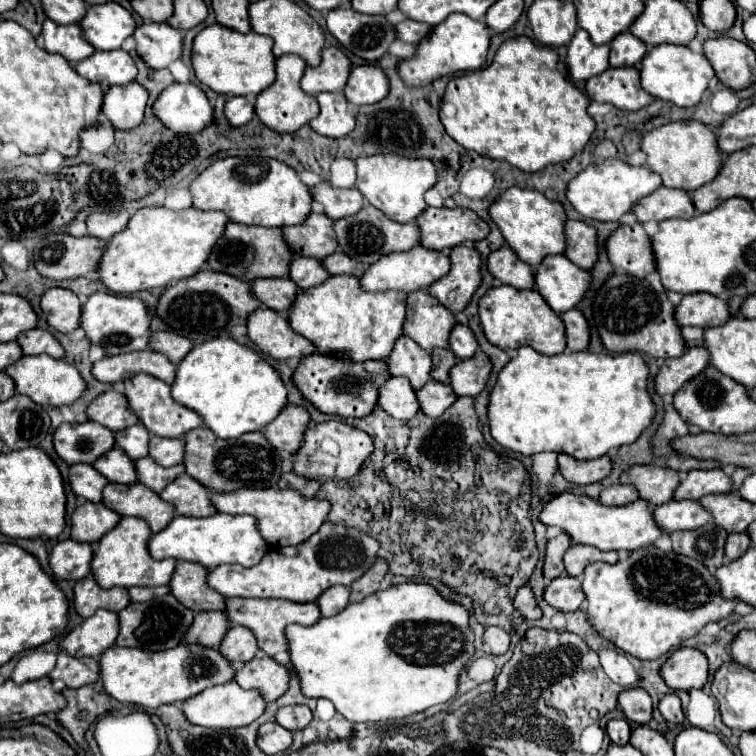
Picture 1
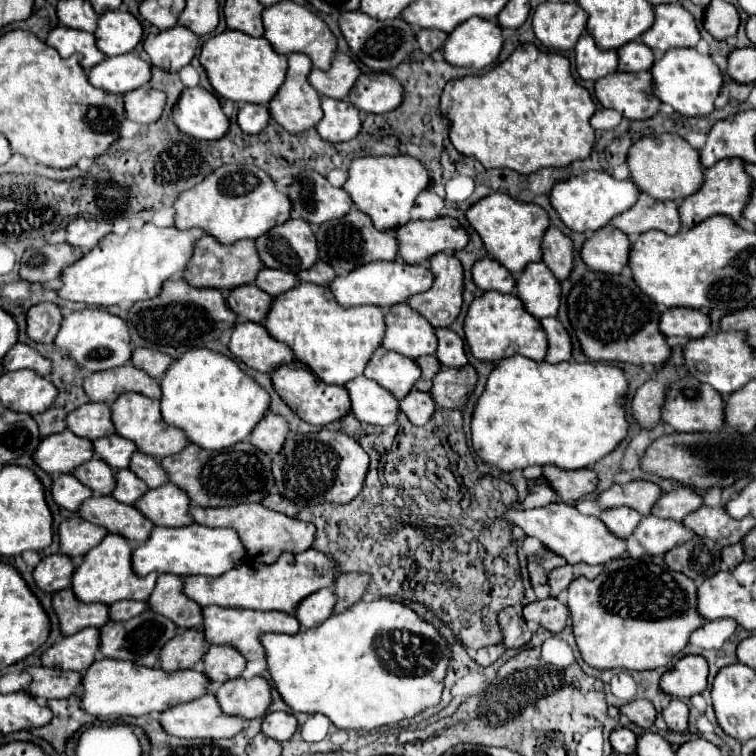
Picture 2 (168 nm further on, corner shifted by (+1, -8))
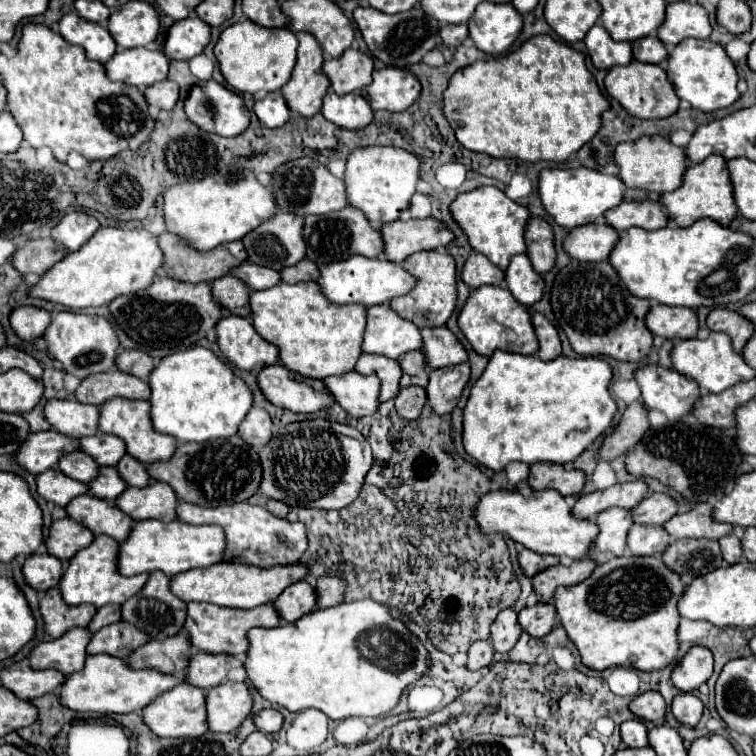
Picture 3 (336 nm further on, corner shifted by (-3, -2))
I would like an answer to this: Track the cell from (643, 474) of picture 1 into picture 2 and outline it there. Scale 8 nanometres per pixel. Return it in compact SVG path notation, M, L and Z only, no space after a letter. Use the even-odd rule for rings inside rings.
M626 482L626 484L614 484L612 488L604 490L596 502L600 504L602 510L610 510L610 508L618 508L618 506L628 506L634 508L636 512L640 512L642 516L650 514L650 508L654 506L654 502L660 496L660 488L654 482Z

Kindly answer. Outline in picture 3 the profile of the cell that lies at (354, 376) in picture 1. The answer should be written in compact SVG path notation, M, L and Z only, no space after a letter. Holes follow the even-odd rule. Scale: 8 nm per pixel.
M282 364L266 366L258 374L258 386L272 404L292 412L320 412L336 404L322 382L312 386L308 380L296 380L296 374Z

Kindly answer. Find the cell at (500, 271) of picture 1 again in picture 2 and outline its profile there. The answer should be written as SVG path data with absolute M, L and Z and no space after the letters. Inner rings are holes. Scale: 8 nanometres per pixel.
M482 258L472 268L472 280L480 290L496 290L496 292L512 292L514 276L494 264L492 258Z

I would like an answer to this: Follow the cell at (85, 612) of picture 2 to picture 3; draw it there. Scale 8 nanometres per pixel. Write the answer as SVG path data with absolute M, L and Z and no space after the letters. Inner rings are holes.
M50 588L40 598L40 612L46 624L46 632L58 638L74 626L88 626L98 610L90 604L70 606L62 600L58 588Z

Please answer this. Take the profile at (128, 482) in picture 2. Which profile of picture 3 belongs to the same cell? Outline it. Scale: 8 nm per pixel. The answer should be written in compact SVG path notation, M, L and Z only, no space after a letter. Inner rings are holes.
M100 468L96 480L92 480L90 484L90 494L102 498L102 500L116 500L128 486L122 482L122 478L118 478L118 470L114 468Z

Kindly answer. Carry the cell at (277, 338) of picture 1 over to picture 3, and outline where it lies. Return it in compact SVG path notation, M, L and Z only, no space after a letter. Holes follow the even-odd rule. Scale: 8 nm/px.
M224 316L216 324L218 346L240 370L262 370L278 362L278 346L266 342L248 318Z

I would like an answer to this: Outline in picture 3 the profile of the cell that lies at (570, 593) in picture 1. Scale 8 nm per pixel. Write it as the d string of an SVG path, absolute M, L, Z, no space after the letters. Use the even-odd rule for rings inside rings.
M538 602L534 606L526 606L518 612L518 622L522 624L522 628L536 638L548 634L554 628L556 618L558 618L558 614L556 614L554 606L544 604L544 602Z

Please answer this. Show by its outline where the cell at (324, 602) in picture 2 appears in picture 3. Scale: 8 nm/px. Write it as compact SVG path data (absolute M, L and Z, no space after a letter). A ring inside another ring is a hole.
M306 580L296 582L288 586L276 600L274 600L276 610L286 622L296 622L298 618L318 610L318 594L312 584Z

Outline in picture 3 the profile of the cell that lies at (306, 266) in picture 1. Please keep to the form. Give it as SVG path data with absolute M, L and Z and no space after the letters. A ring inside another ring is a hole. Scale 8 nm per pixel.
M244 262L240 264L236 270L232 270L234 276L238 276L240 280L244 280L252 290L266 290L270 286L280 284L280 272L266 268L266 266L258 266L258 264L250 264Z

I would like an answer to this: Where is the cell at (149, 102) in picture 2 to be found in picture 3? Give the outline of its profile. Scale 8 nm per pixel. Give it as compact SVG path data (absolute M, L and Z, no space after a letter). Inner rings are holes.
M162 80L162 82L148 86L144 90L144 96L146 96L146 102L150 106L156 106L160 110L172 110L180 98L178 96L178 84L170 82L170 80Z

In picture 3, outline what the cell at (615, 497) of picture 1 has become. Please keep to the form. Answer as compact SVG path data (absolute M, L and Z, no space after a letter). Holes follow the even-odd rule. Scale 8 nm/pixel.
M608 508L596 516L596 524L600 528L594 546L590 548L590 558L594 560L598 552L612 552L614 556L622 556L626 550L626 534L632 520L632 510L626 508Z

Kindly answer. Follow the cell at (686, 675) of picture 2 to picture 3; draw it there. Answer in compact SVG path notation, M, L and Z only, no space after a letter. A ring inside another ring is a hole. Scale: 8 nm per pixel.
M692 646L672 670L672 684L680 692L692 692L712 676L712 652L704 646Z

